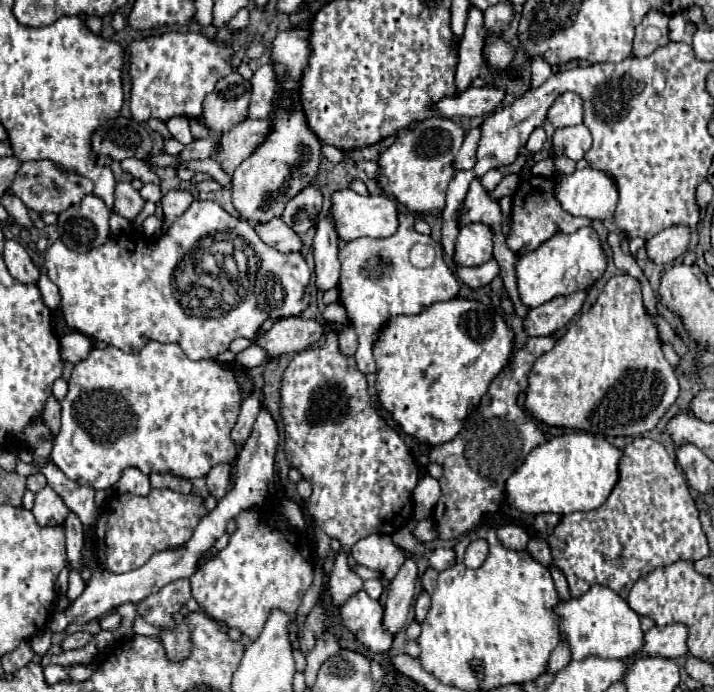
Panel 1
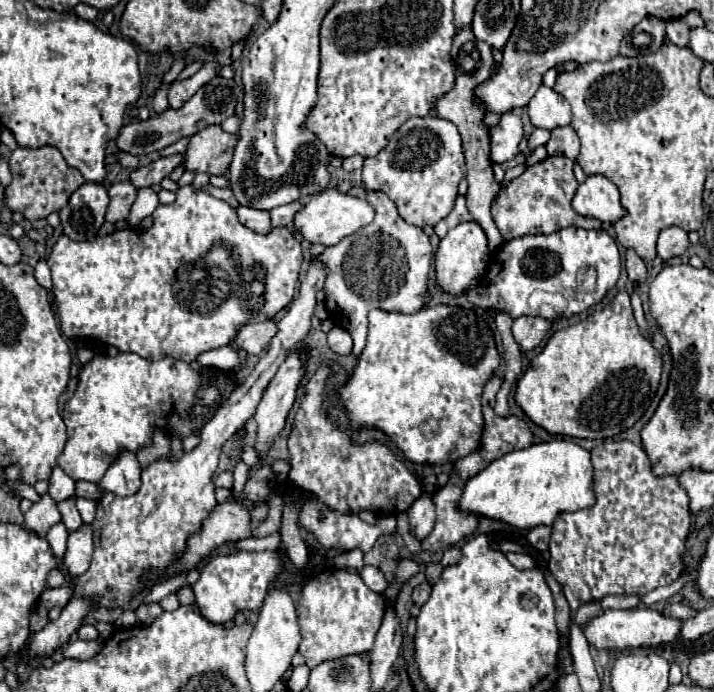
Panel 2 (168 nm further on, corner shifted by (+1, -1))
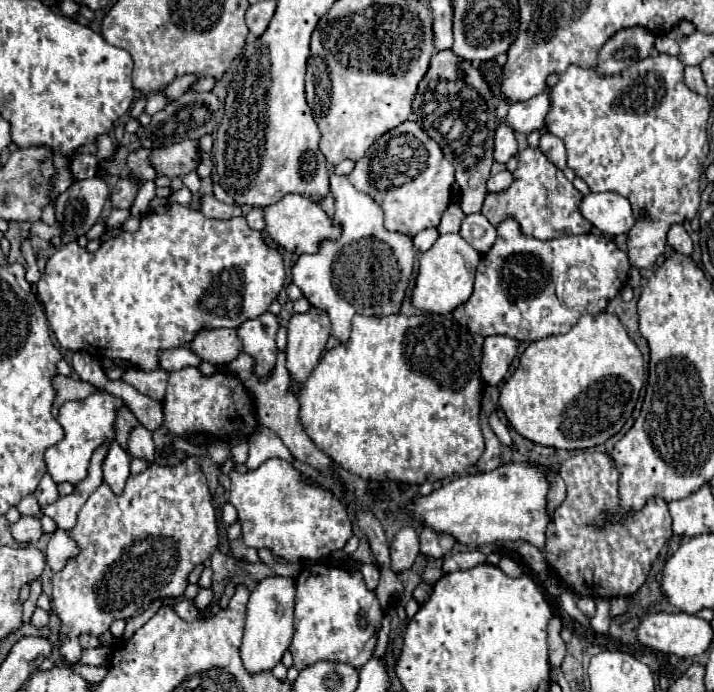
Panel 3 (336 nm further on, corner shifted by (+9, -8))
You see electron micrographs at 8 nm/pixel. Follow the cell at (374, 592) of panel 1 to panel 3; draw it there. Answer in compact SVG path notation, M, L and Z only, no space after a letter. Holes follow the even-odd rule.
M367 563L367 565L361 565L361 573L363 573L363 577L365 577L367 589L375 591L375 587L377 587L377 583L379 583L379 575L381 575L381 573L379 573L379 567Z

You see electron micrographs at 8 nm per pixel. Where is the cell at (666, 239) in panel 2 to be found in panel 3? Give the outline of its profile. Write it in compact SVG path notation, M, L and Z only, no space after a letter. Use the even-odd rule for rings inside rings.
M675 223L669 227L667 231L667 243L677 251L677 253L683 253L683 255L691 255L693 253L693 239L691 235L685 231L683 225Z

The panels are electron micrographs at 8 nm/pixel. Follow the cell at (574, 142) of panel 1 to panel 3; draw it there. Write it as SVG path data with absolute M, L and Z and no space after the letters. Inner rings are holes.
M543 133L541 135L541 141L539 141L539 149L547 155L547 159L551 163L555 163L559 169L565 169L567 167L567 151L565 151L565 143L555 137L553 133Z

